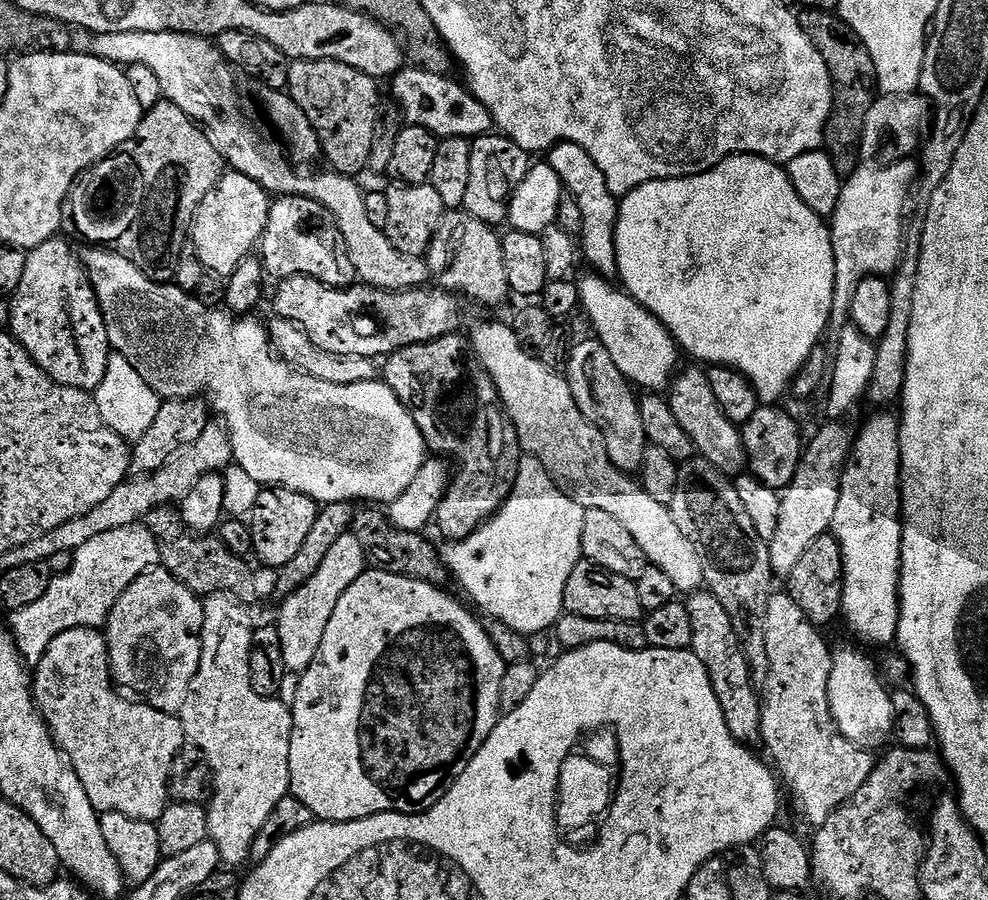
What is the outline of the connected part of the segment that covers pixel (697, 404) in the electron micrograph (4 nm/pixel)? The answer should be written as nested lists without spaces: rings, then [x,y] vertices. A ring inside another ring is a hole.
[[[703,367],[686,368],[672,381],[670,395],[667,397],[668,404],[674,410],[674,418],[678,418],[678,426],[682,426],[686,434],[690,434],[690,442],[694,442],[702,459],[710,462],[725,476],[735,477],[745,471],[748,462],[741,429],[730,422],[726,414],[722,414],[722,406],[718,406],[718,401],[710,390],[707,371]]]

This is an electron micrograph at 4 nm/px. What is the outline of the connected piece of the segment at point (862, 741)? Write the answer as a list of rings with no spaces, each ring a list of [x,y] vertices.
[[[837,647],[833,651],[828,701],[838,730],[850,742],[854,742],[856,748],[883,749],[889,743],[887,740],[893,739],[896,727],[889,689],[877,665],[875,668],[858,649]]]

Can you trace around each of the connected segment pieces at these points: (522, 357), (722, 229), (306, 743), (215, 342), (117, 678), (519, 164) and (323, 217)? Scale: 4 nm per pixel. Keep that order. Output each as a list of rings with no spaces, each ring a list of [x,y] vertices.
[[[507,323],[478,325],[472,336],[470,335],[470,343],[473,352],[476,353],[476,359],[490,374],[498,390],[504,411],[507,412],[520,439],[521,449],[527,455],[538,458],[538,462],[546,466],[546,474],[550,474],[550,478],[554,478],[556,485],[570,498],[574,498],[574,502],[578,502],[586,510],[593,508],[611,514],[634,537],[634,542],[642,546],[642,554],[646,554],[649,565],[663,570],[673,580],[677,593],[691,594],[701,591],[705,587],[702,558],[698,558],[698,550],[694,550],[694,545],[686,539],[686,534],[682,534],[678,522],[674,522],[671,507],[650,498],[643,484],[633,479],[629,473],[618,470],[618,466],[610,462],[610,454],[606,454],[606,446],[600,432],[584,417],[582,410],[578,410],[574,394],[570,394],[567,379],[561,373],[559,376],[554,369],[547,368],[539,355],[524,348]]]
[[[731,156],[726,158],[718,166],[714,166],[708,172],[703,172],[697,176],[687,176],[686,178],[678,178],[677,180],[655,180],[654,182],[646,182],[646,186],[638,186],[638,190],[634,190],[628,196],[623,197],[619,201],[620,217],[616,220],[616,267],[618,269],[619,279],[624,279],[623,287],[628,295],[633,296],[643,308],[653,312],[660,321],[668,327],[668,332],[676,340],[677,345],[685,353],[688,352],[692,356],[697,356],[700,361],[708,366],[719,366],[722,368],[733,368],[738,370],[756,387],[758,398],[768,406],[775,405],[783,398],[792,387],[792,379],[796,377],[798,372],[802,370],[802,366],[806,362],[806,358],[810,358],[810,354],[814,349],[821,347],[823,336],[828,332],[828,319],[832,317],[832,303],[834,302],[834,266],[836,259],[834,258],[834,246],[832,245],[832,234],[829,225],[826,223],[825,217],[814,214],[814,210],[810,210],[810,206],[806,206],[806,202],[802,202],[802,198],[798,198],[798,190],[794,190],[794,186],[790,182],[787,171],[781,165],[776,164],[773,160],[767,160],[761,156]]]
[[[365,570],[356,579],[354,586],[350,586],[350,590],[346,590],[346,594],[342,594],[342,598],[338,598],[338,607],[334,609],[334,614],[330,617],[329,624],[326,625],[326,634],[322,634],[322,646],[318,650],[312,665],[299,677],[300,685],[296,688],[296,697],[290,700],[292,710],[292,737],[290,738],[290,782],[292,786],[290,792],[291,795],[297,796],[302,802],[306,802],[306,806],[310,806],[313,817],[320,822],[345,824],[351,820],[361,820],[367,816],[377,816],[383,812],[402,812],[405,816],[415,816],[418,812],[430,810],[435,804],[442,802],[446,790],[450,790],[450,786],[454,786],[454,782],[462,774],[462,770],[466,770],[466,766],[470,766],[470,758],[474,758],[474,754],[478,754],[482,742],[486,742],[486,738],[490,738],[496,721],[502,715],[500,691],[502,690],[502,678],[506,665],[503,658],[498,654],[498,650],[494,650],[494,642],[490,638],[490,634],[484,629],[483,623],[479,619],[476,621],[454,597],[447,596],[443,587],[427,584],[421,580],[411,580],[409,576],[396,576],[392,572],[383,570],[375,571]]]
[[[88,246],[85,249],[85,252],[82,252],[82,263],[92,283],[94,294],[98,298],[102,318],[106,322],[106,334],[111,351],[122,353],[126,362],[130,362],[130,366],[134,366],[134,370],[138,370],[138,374],[142,374],[144,381],[165,401],[200,398],[205,392],[208,395],[207,407],[215,415],[217,412],[218,415],[224,416],[222,424],[228,430],[235,466],[246,470],[246,473],[250,474],[256,483],[261,486],[298,490],[298,494],[306,494],[320,506],[334,502],[361,502],[360,500],[368,500],[364,502],[371,502],[376,506],[387,506],[394,498],[398,498],[398,494],[402,494],[402,490],[406,490],[406,486],[410,486],[410,482],[414,482],[418,470],[422,470],[425,460],[429,459],[430,449],[410,409],[398,398],[398,394],[392,387],[384,383],[383,379],[377,378],[338,386],[334,382],[322,382],[318,378],[310,378],[306,373],[291,368],[286,361],[276,355],[272,347],[272,339],[269,338],[267,327],[263,323],[248,320],[252,318],[237,318],[227,310],[208,308],[193,293],[182,291],[176,287],[175,283],[158,284],[155,280],[151,280],[137,264],[133,264],[125,256],[119,256],[109,249],[99,246]]]
[[[162,566],[144,572],[126,589],[122,598],[118,598],[114,610],[108,615],[106,635],[113,681],[121,689],[133,688],[137,692],[135,695],[143,703],[163,712],[179,714],[186,702],[186,694],[190,694],[190,682],[194,682],[194,674],[198,674],[202,658],[203,629],[204,600],[201,597],[195,596]]]
[[[503,134],[475,137],[472,140],[470,183],[463,211],[487,224],[503,225],[508,219],[508,203],[516,193],[516,187],[526,178],[529,167],[530,153],[522,150],[522,146],[515,144],[510,137]]]
[[[281,196],[272,200],[270,218],[258,252],[265,273],[269,277],[276,276],[277,281],[285,280],[287,276],[309,276],[331,288],[350,288],[358,280],[336,219],[323,204],[305,196]]]

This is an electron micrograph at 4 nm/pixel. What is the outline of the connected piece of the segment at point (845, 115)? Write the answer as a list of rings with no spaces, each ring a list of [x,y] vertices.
[[[805,11],[800,16],[800,25],[830,70],[832,113],[824,131],[824,148],[834,162],[834,170],[838,170],[841,178],[847,178],[856,173],[856,167],[861,162],[860,148],[864,144],[866,114],[870,114],[870,106],[874,106],[878,98],[874,58],[870,58],[870,50],[866,50],[858,34],[854,34],[852,27],[841,20],[836,12]]]

